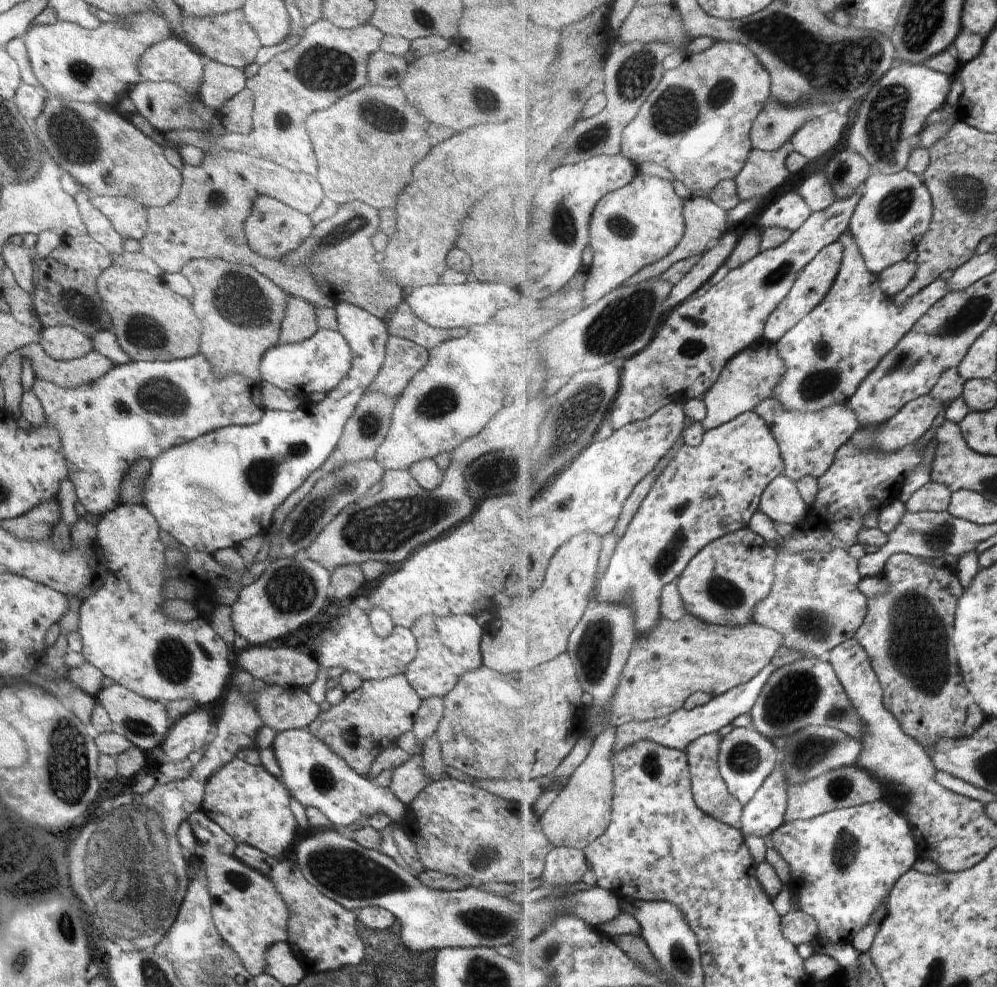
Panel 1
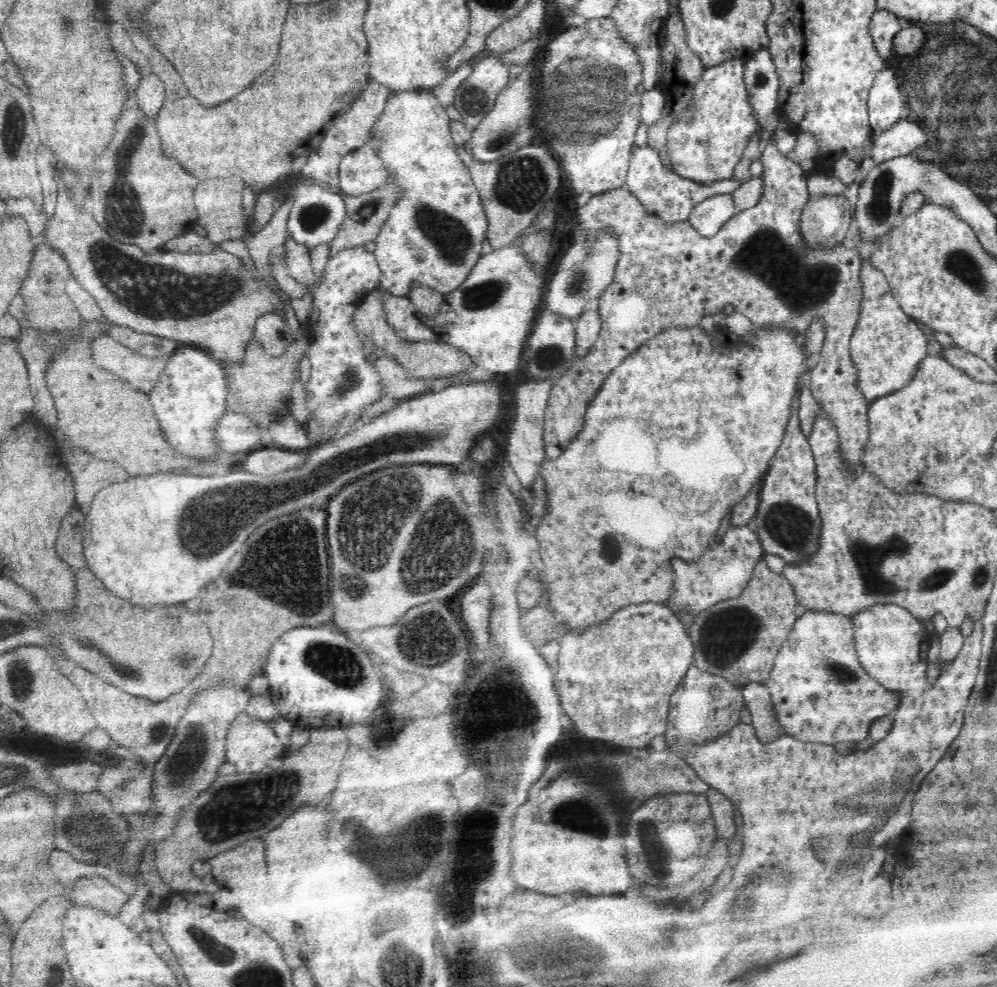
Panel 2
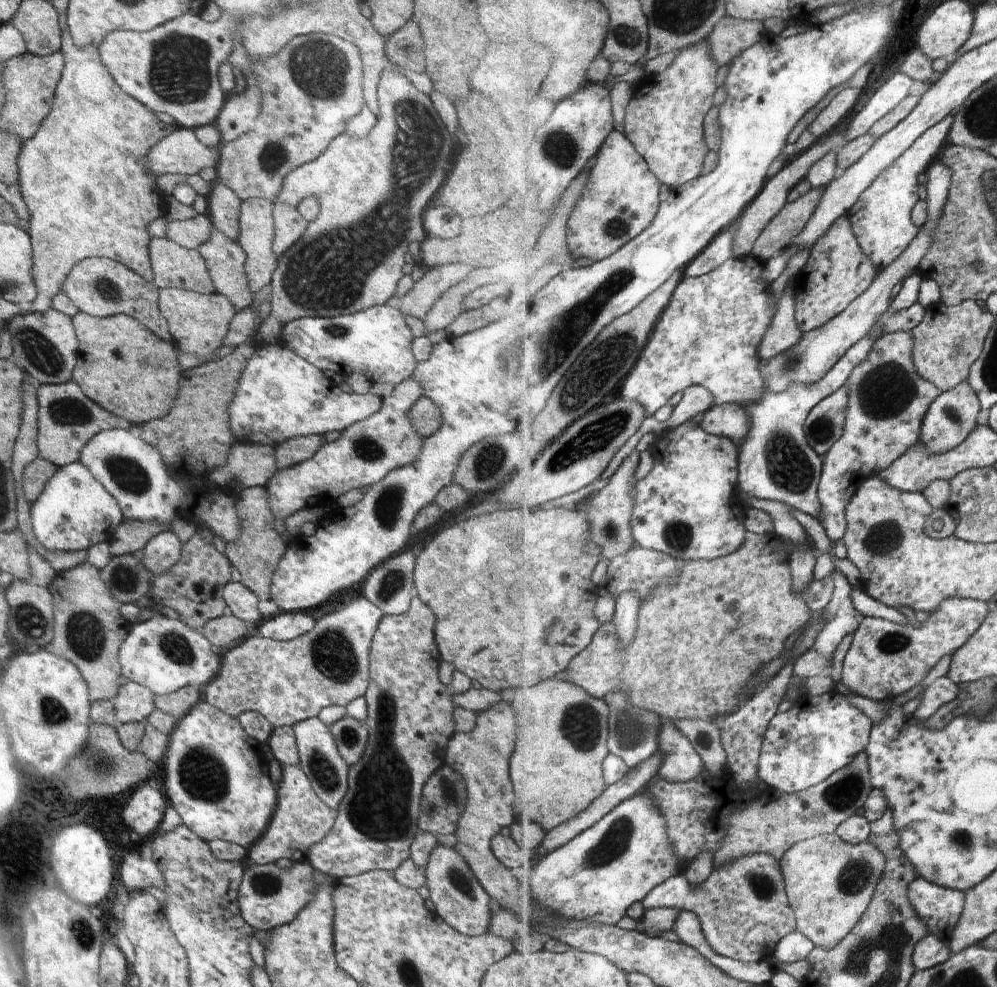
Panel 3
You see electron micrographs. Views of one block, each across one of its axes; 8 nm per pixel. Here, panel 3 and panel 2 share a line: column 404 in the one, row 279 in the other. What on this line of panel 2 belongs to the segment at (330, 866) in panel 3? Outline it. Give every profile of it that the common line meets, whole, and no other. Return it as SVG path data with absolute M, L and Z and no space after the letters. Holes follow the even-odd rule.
M772 140L763 148L759 159L763 164L761 200L753 208L734 215L710 238L700 235L687 220L662 223L662 219L647 214L637 198L624 186L593 195L588 204L576 210L577 222L584 228L587 242L594 242L602 228L616 233L620 258L614 280L602 291L596 306L601 318L601 331L594 347L558 376L556 385L551 388L543 430L546 457L558 458L566 450L570 440L582 430L589 402L600 390L606 376L618 368L626 357L641 348L646 340L665 328L690 328L700 323L702 316L715 315L732 304L736 311L760 329L790 327L796 336L804 336L813 319L820 318L826 325L824 348L816 366L810 370L807 386L818 400L824 415L834 421L844 467L851 471L862 461L864 448L870 438L866 416L869 404L857 385L857 370L850 355L851 336L858 324L862 300L859 277L862 258L856 248L846 249L842 244L836 248L810 248L799 231L801 214L811 197L807 189L808 176L798 163L788 160Z

